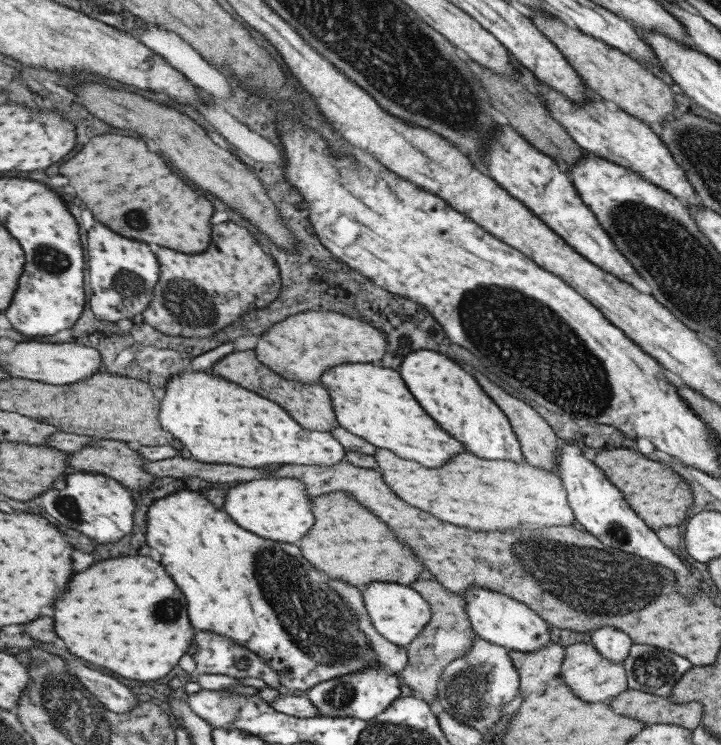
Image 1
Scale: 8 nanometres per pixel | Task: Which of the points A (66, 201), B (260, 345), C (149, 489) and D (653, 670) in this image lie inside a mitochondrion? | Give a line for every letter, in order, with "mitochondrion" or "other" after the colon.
A: other
B: other
C: other
D: mitochondrion

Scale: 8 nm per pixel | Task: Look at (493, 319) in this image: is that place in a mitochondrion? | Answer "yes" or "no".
yes

